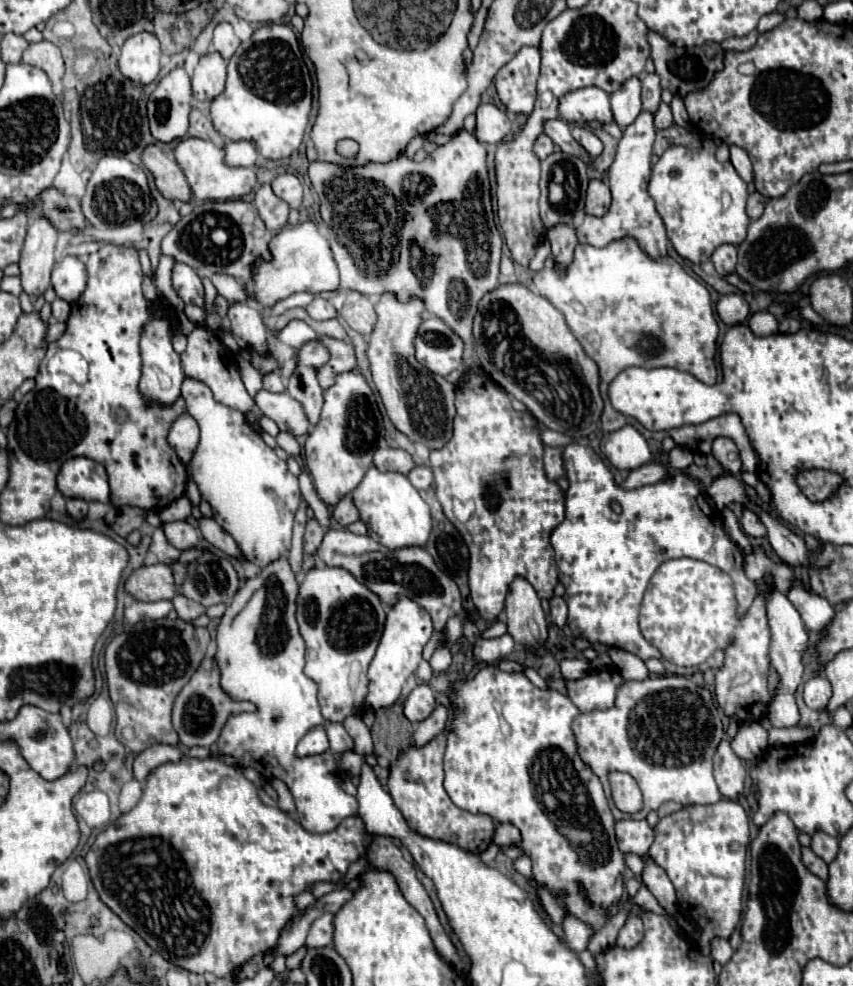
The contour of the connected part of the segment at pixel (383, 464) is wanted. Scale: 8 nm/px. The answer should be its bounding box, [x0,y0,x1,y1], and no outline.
[373,446,417,474]

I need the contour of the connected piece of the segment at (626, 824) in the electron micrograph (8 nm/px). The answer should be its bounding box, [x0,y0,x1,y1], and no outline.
[617,820,653,856]

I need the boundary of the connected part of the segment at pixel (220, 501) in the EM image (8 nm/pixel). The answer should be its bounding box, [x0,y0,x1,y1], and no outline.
[181,378,301,568]

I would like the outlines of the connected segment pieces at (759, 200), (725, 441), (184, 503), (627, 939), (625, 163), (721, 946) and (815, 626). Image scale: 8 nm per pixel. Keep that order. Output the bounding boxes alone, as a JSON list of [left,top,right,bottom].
[[747,192,767,220],[713,438,741,476],[159,496,191,522],[617,916,643,948],[577,112,667,258],[711,936,733,964],[787,576,835,632]]

